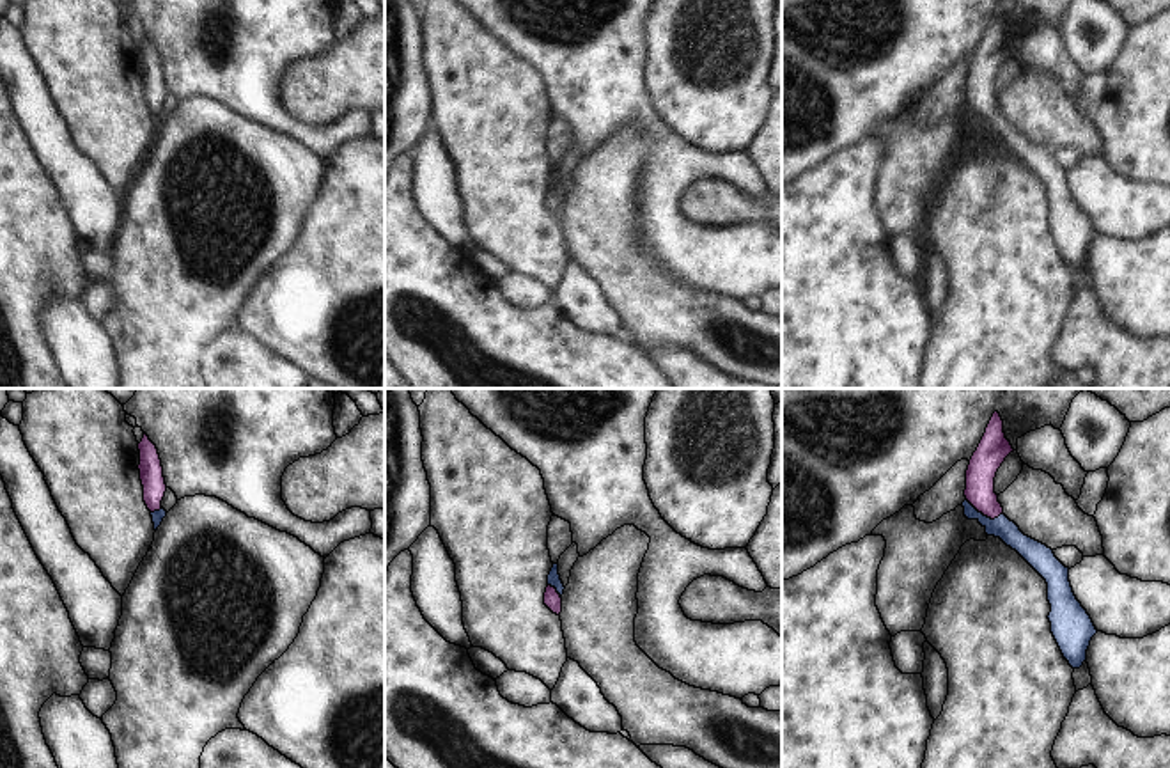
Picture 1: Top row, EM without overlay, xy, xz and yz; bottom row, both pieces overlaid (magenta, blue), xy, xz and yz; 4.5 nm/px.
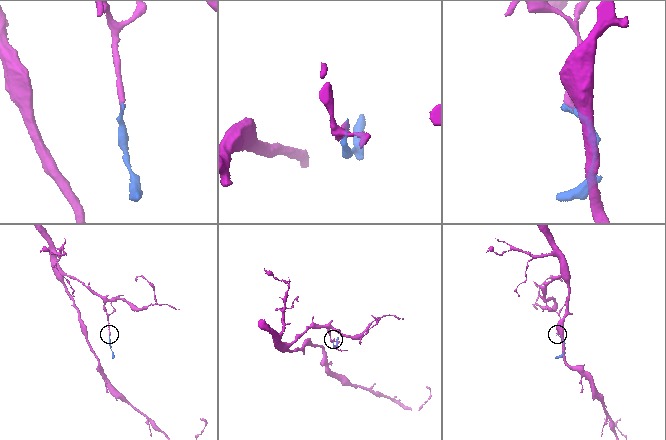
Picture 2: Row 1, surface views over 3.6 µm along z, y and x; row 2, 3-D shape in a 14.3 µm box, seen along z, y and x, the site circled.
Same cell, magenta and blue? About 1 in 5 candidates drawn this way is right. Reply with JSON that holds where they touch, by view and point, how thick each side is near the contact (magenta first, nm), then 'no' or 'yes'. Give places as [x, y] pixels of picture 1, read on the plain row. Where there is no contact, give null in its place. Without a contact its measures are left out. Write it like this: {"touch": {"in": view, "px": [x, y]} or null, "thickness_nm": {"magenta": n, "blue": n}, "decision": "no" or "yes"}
{"touch": {"in": "yz", "px": [984, 117]}, "thickness_nm": {"magenta": 140, "blue": 100}, "decision": "yes"}

